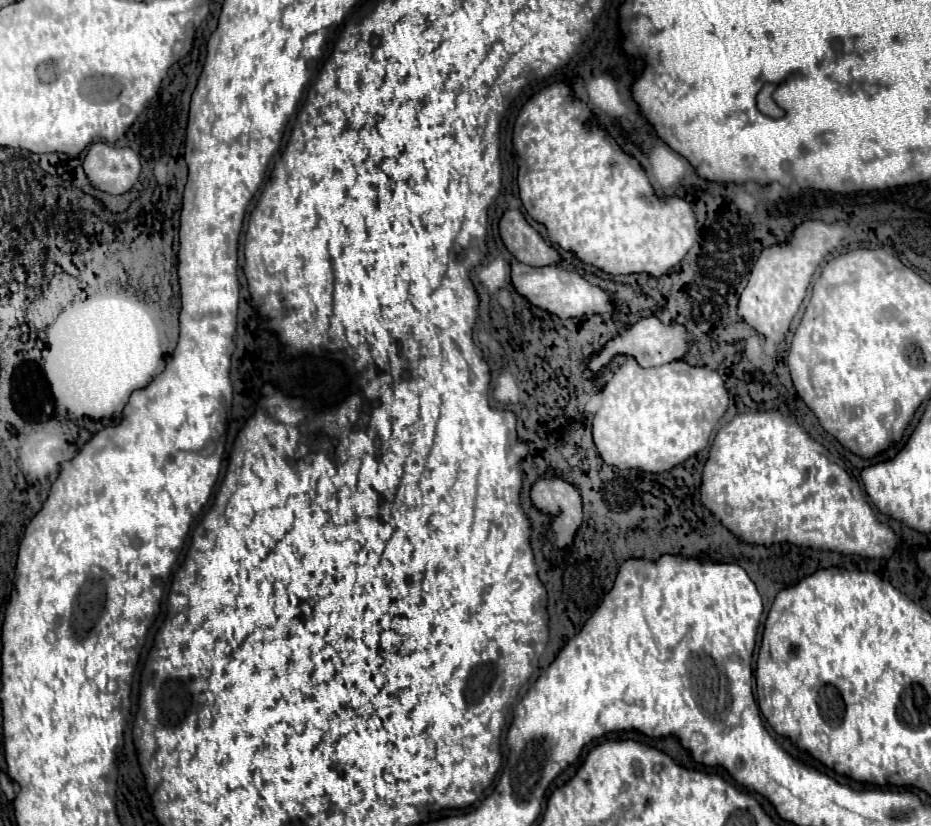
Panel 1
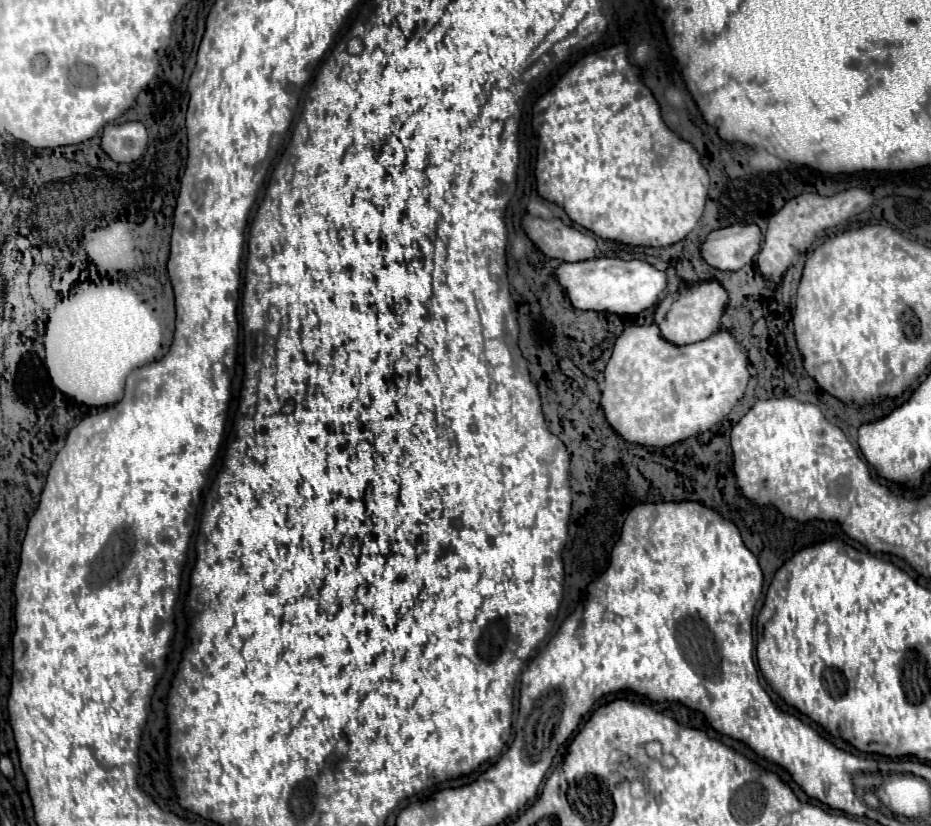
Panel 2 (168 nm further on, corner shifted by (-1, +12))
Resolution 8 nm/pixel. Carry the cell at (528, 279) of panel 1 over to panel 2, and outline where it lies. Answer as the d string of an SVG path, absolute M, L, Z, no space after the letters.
M594 258L586 262L566 264L556 268L556 276L564 290L568 292L574 308L614 312L620 316L640 314L658 304L660 294L668 286L666 272L654 268L646 260L622 260L622 258Z

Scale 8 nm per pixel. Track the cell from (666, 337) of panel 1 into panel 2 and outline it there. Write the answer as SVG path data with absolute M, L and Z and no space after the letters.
M704 280L694 282L690 286L682 286L676 292L662 298L656 308L656 324L662 328L662 336L674 344L692 344L704 340L712 332L720 328L720 318L728 304L728 292L718 280Z

